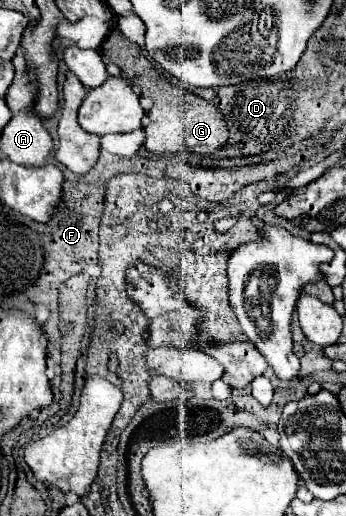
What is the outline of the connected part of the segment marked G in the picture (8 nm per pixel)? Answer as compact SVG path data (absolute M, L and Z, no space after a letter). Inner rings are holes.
M111 30L107 38L101 44L103 56L117 64L125 78L129 78L131 84L141 86L141 96L151 98L155 104L149 110L149 124L145 126L145 148L153 154L165 154L165 152L179 152L189 150L197 154L213 154L215 150L223 148L227 144L227 126L223 120L223 114L215 108L215 104L203 100L201 96L195 96L193 92L181 90L179 86L171 84L139 50L137 44L127 40L119 30Z

